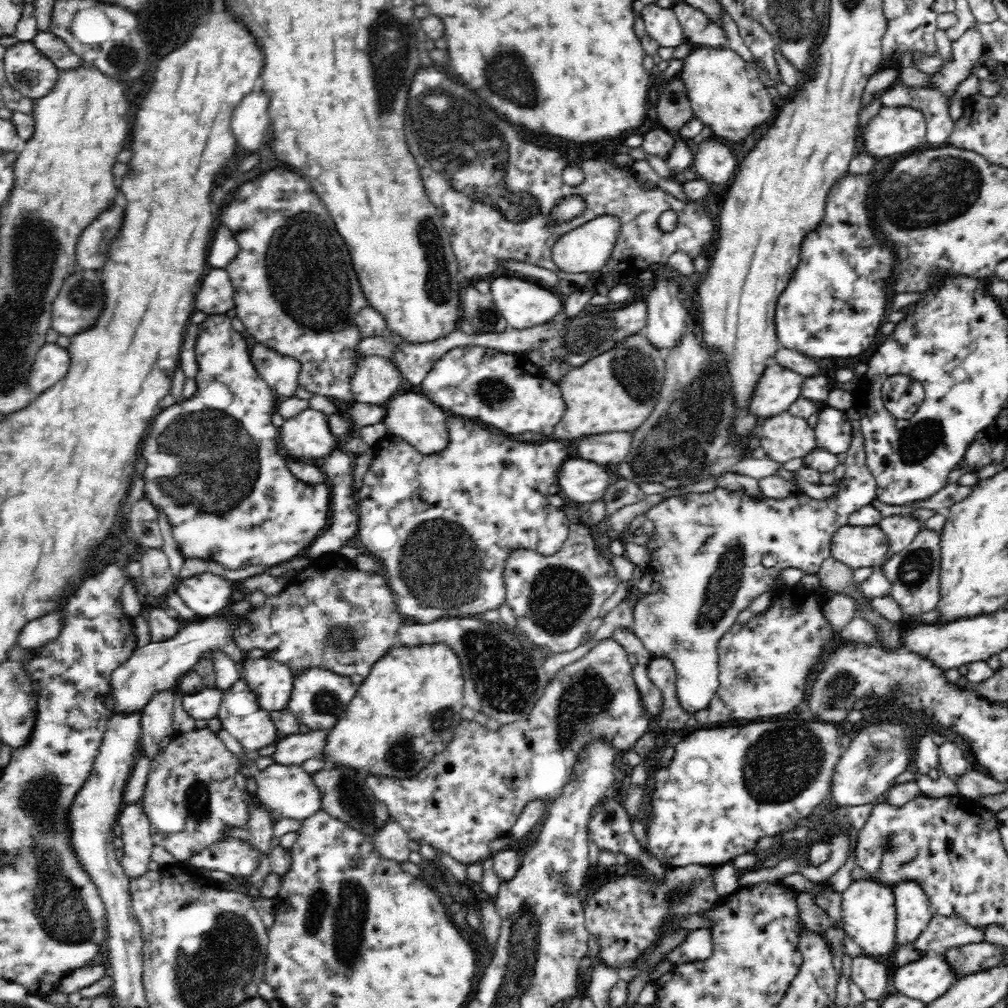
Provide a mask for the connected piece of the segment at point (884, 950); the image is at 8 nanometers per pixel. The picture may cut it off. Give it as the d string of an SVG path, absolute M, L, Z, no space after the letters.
M874 878L852 881L842 892L841 908L840 925L865 956L876 958L878 954L887 954L897 944L894 936L897 926L893 886Z

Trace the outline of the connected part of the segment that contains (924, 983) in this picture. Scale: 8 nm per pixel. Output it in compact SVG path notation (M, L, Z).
M922 955L920 960L910 962L904 968L896 967L894 976L890 974L890 983L895 990L906 996L921 1000L927 1006L940 996L945 995L961 977L942 956Z

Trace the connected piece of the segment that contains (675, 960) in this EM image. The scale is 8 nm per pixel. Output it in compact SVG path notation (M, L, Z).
M710 927L690 931L686 938L674 947L664 959L673 965L704 961L712 956L714 941Z

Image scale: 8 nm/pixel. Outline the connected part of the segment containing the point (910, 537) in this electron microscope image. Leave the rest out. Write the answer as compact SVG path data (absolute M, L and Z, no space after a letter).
M894 514L886 518L882 517L879 525L890 539L890 550L886 554L887 557L907 547L916 538L918 532L921 532L924 523L914 514L900 514L900 516Z

